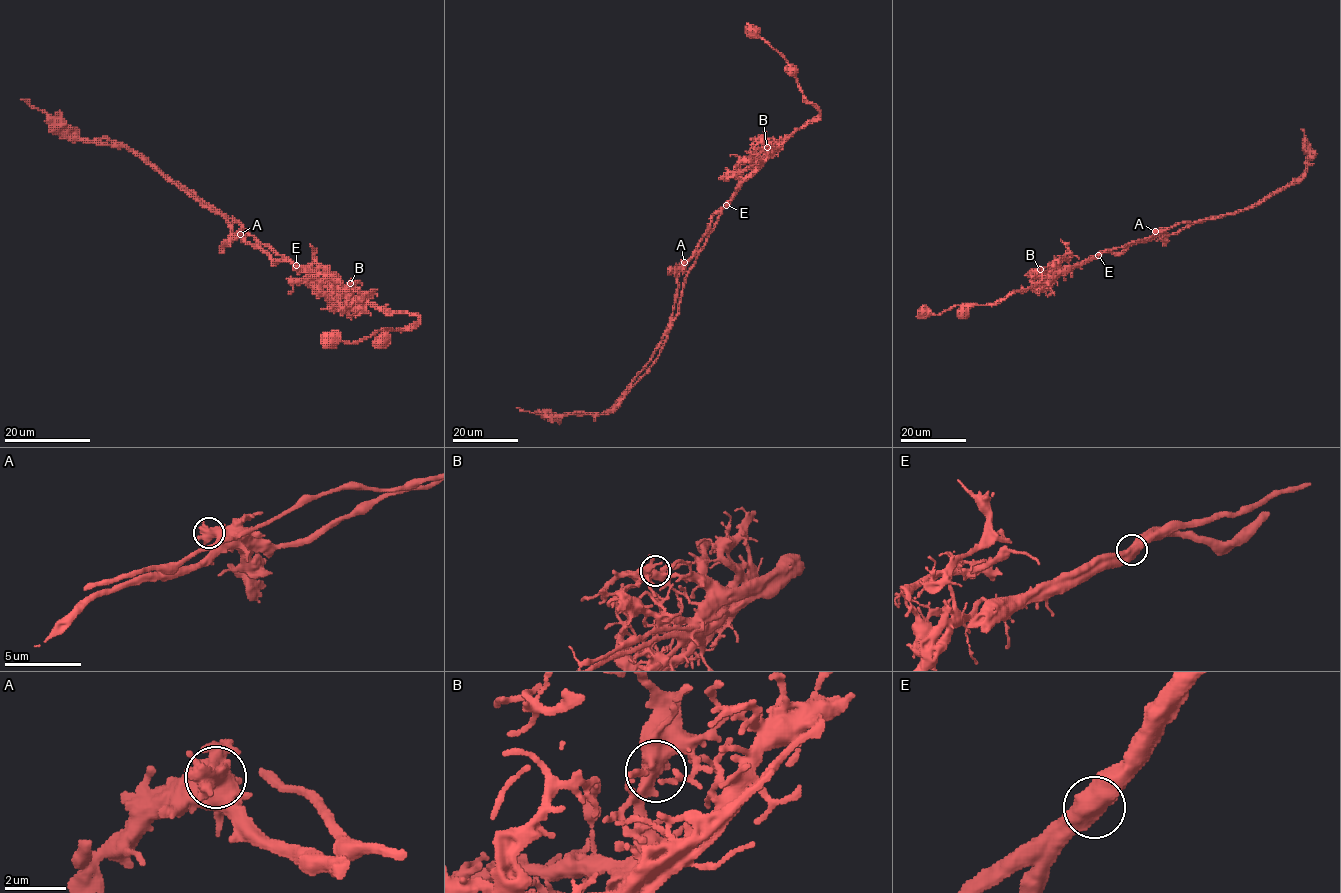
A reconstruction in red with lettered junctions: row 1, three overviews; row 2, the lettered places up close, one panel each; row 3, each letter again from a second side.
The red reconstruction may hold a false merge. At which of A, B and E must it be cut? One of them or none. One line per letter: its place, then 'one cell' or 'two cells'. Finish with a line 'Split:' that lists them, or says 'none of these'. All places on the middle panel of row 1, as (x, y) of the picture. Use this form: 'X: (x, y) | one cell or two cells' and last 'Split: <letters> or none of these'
A: (684, 262) | one cell
B: (767, 147) | one cell
E: (726, 205) | two cells
Split: E

